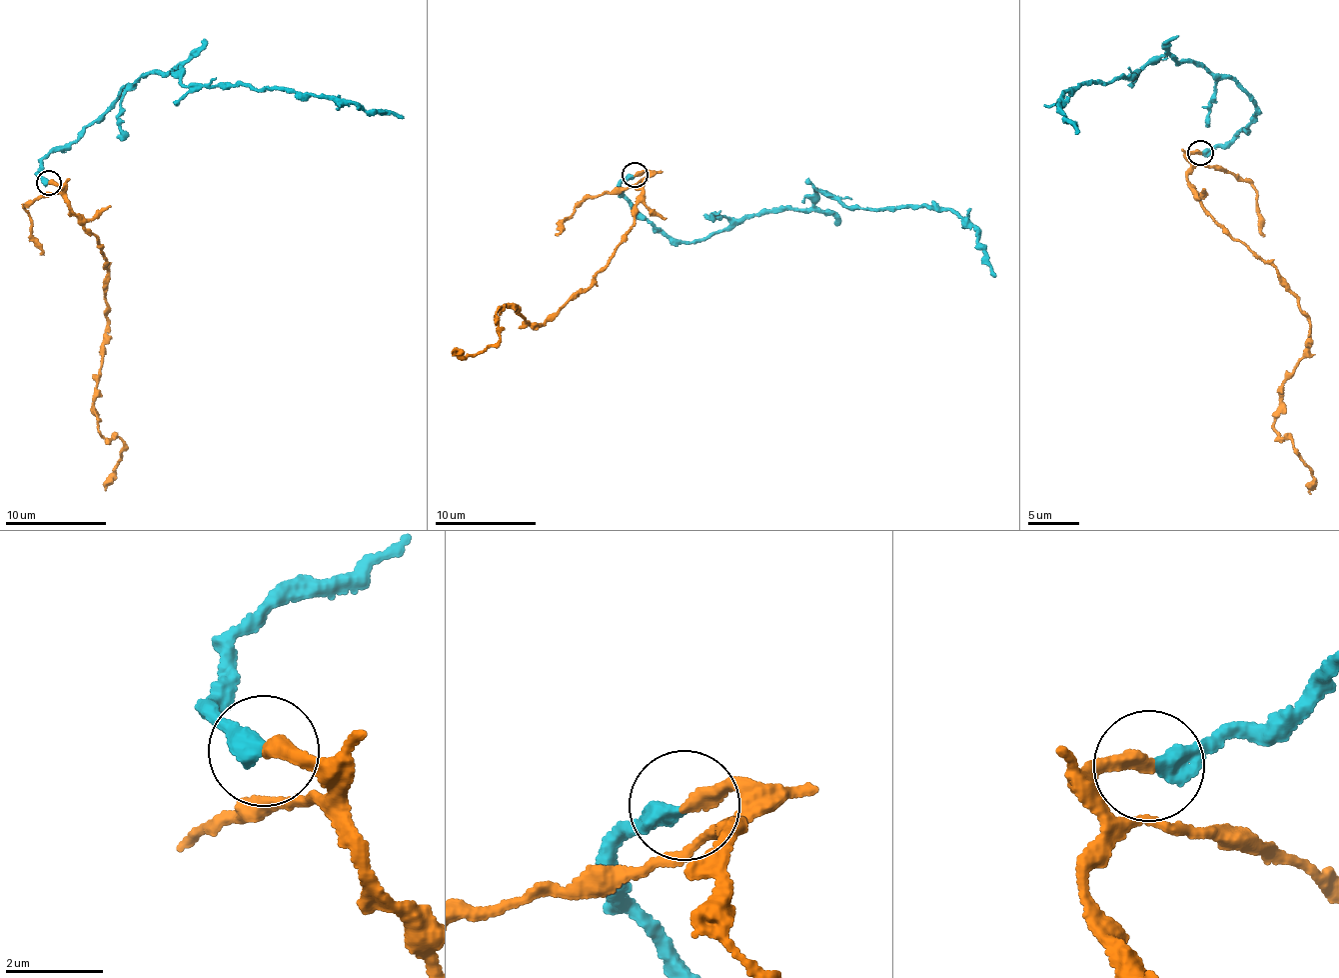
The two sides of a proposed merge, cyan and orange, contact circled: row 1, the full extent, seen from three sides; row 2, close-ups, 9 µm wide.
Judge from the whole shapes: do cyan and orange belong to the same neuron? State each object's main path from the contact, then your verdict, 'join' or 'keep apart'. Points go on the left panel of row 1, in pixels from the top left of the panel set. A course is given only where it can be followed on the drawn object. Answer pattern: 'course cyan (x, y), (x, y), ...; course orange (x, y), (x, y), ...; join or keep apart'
course cyan (49, 181), (38, 172), (49, 154), (125, 86), (180, 66), (184, 84), (345, 98), (404, 117); course orange (48, 182), (65, 191), (68, 211), (108, 259), (105, 352), (94, 412), (98, 431), (123, 442), (106, 491); join

